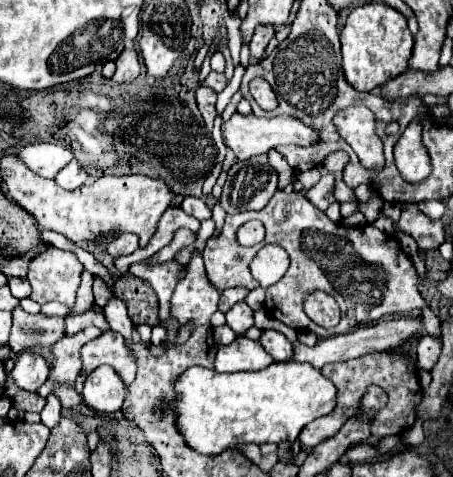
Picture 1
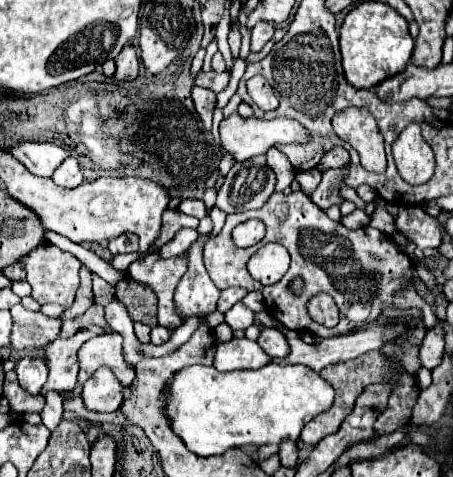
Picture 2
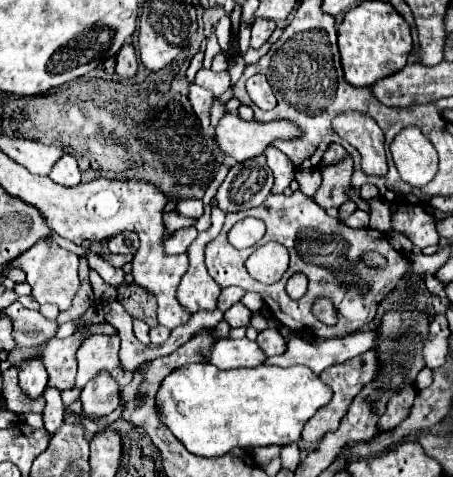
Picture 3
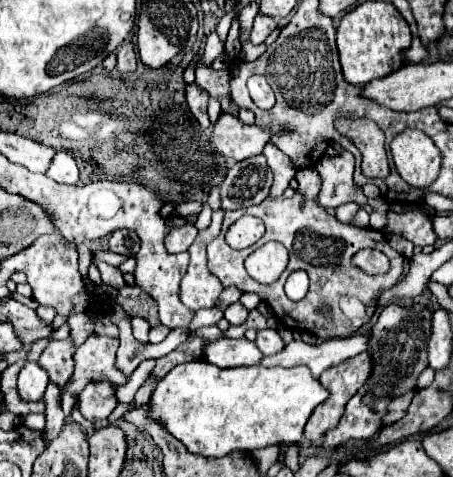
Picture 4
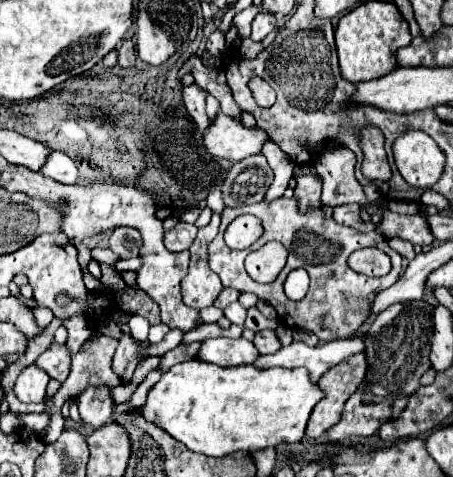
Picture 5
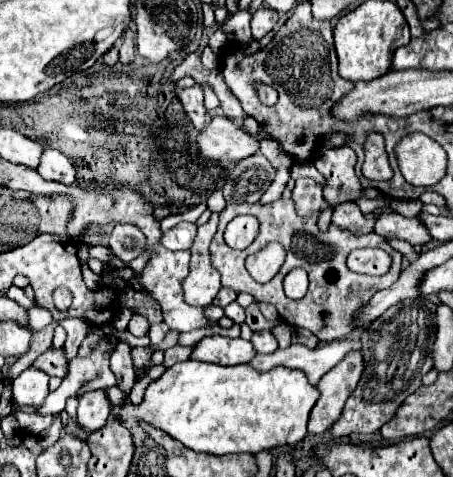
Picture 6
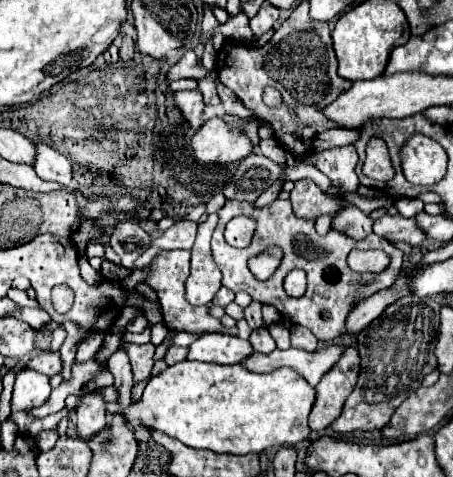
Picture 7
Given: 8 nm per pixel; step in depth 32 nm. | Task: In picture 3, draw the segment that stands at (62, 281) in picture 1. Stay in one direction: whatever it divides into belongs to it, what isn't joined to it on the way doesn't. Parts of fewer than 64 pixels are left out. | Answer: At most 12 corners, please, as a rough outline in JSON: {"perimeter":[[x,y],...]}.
{"perimeter":[[42,238],[22,268],[38,304],[72,306],[78,256]]}

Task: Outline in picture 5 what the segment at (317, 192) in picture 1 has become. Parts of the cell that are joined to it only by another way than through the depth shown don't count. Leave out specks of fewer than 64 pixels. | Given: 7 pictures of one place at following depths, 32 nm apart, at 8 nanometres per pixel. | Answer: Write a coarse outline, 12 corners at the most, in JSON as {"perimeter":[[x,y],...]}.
{"perimeter":[[348,148],[316,158],[322,204],[366,204]]}

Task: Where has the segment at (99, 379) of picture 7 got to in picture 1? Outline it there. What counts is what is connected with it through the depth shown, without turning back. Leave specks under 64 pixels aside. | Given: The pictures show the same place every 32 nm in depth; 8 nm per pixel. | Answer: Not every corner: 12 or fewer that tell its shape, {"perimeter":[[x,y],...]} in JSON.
{"perimeter":[[106,330],[82,346],[82,374],[100,364],[124,384],[136,376],[136,358],[118,332]]}

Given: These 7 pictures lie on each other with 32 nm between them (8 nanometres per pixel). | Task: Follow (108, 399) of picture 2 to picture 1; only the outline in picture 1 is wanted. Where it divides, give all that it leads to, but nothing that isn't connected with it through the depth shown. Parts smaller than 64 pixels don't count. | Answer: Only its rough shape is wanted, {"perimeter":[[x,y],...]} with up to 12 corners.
{"perimeter":[[112,366],[84,384],[92,410],[120,410],[126,386]]}

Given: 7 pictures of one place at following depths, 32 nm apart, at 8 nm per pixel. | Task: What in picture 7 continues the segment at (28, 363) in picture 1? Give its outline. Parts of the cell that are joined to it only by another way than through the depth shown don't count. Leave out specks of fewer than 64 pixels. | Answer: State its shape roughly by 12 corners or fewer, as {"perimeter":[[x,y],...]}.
{"perimeter":[[22,370],[14,382],[12,412],[42,406],[48,376]]}

